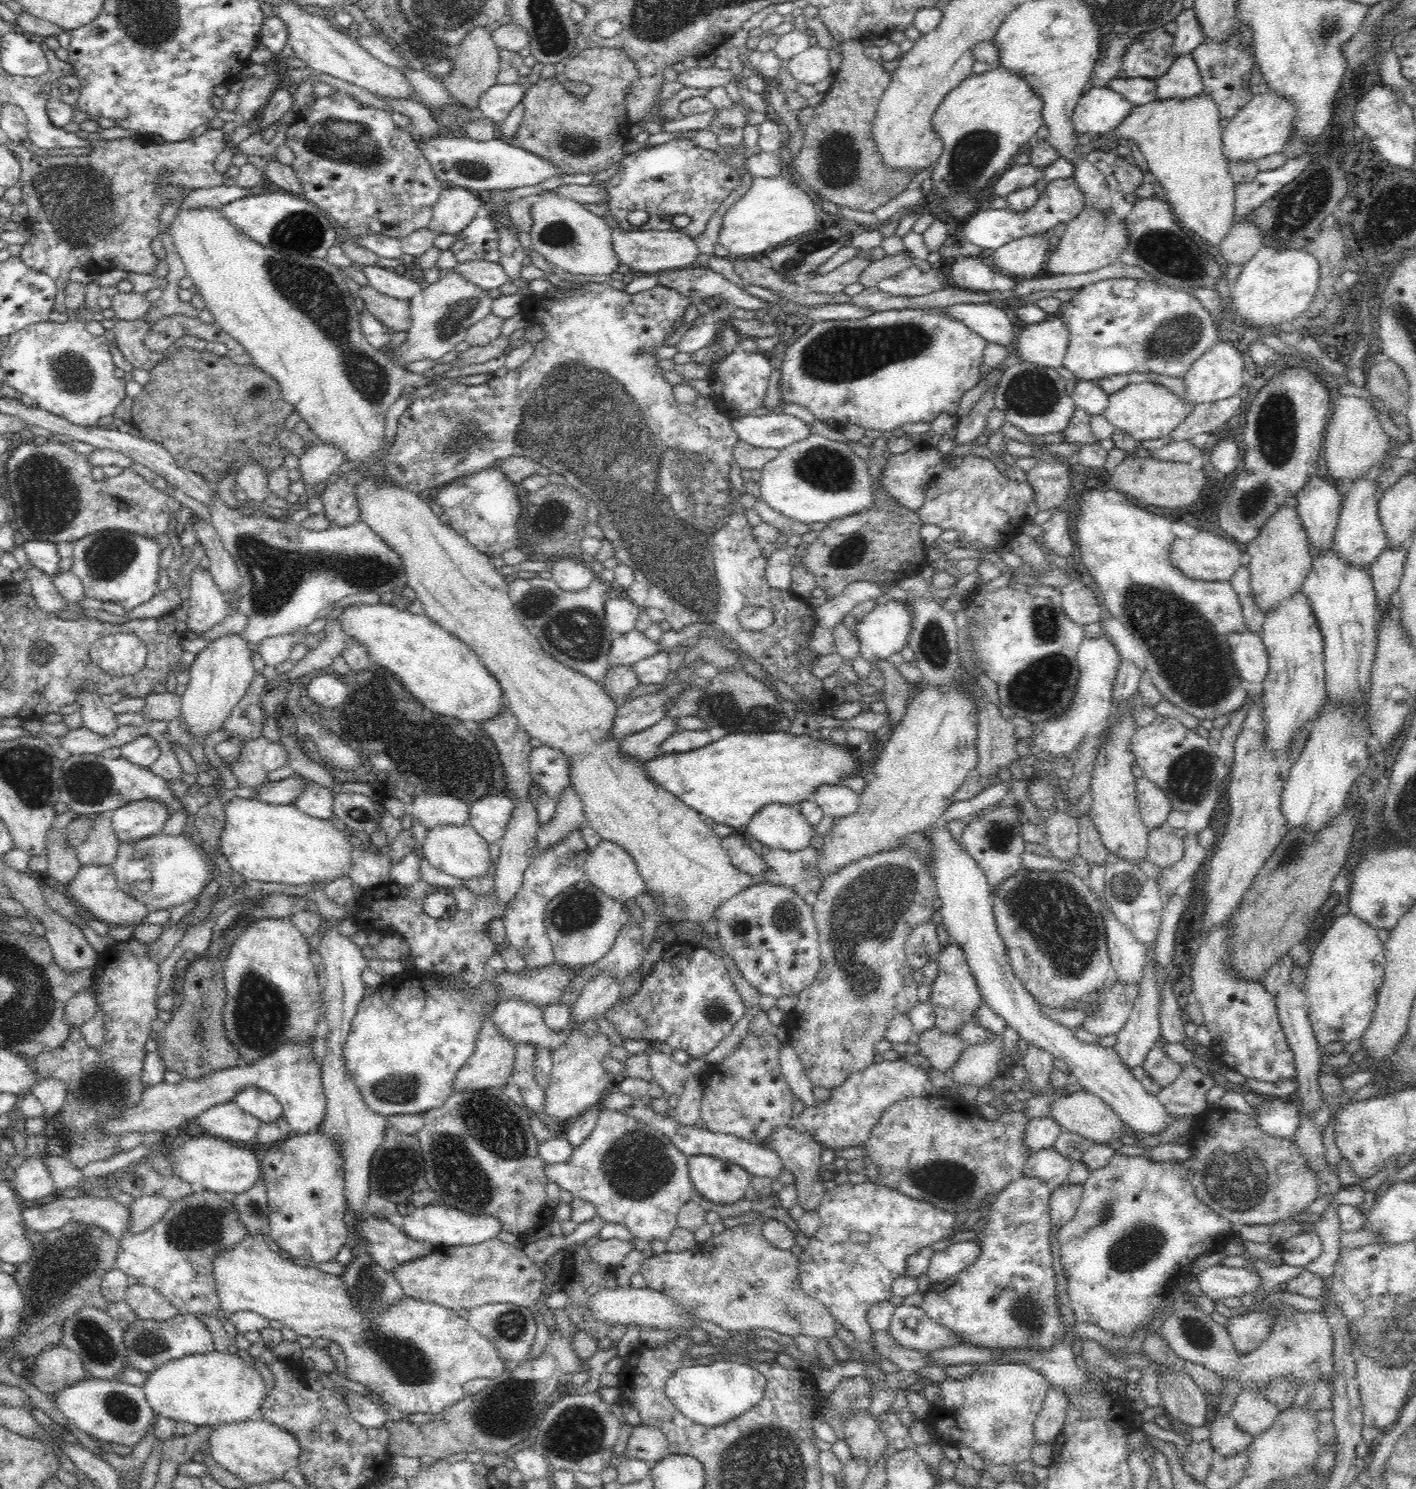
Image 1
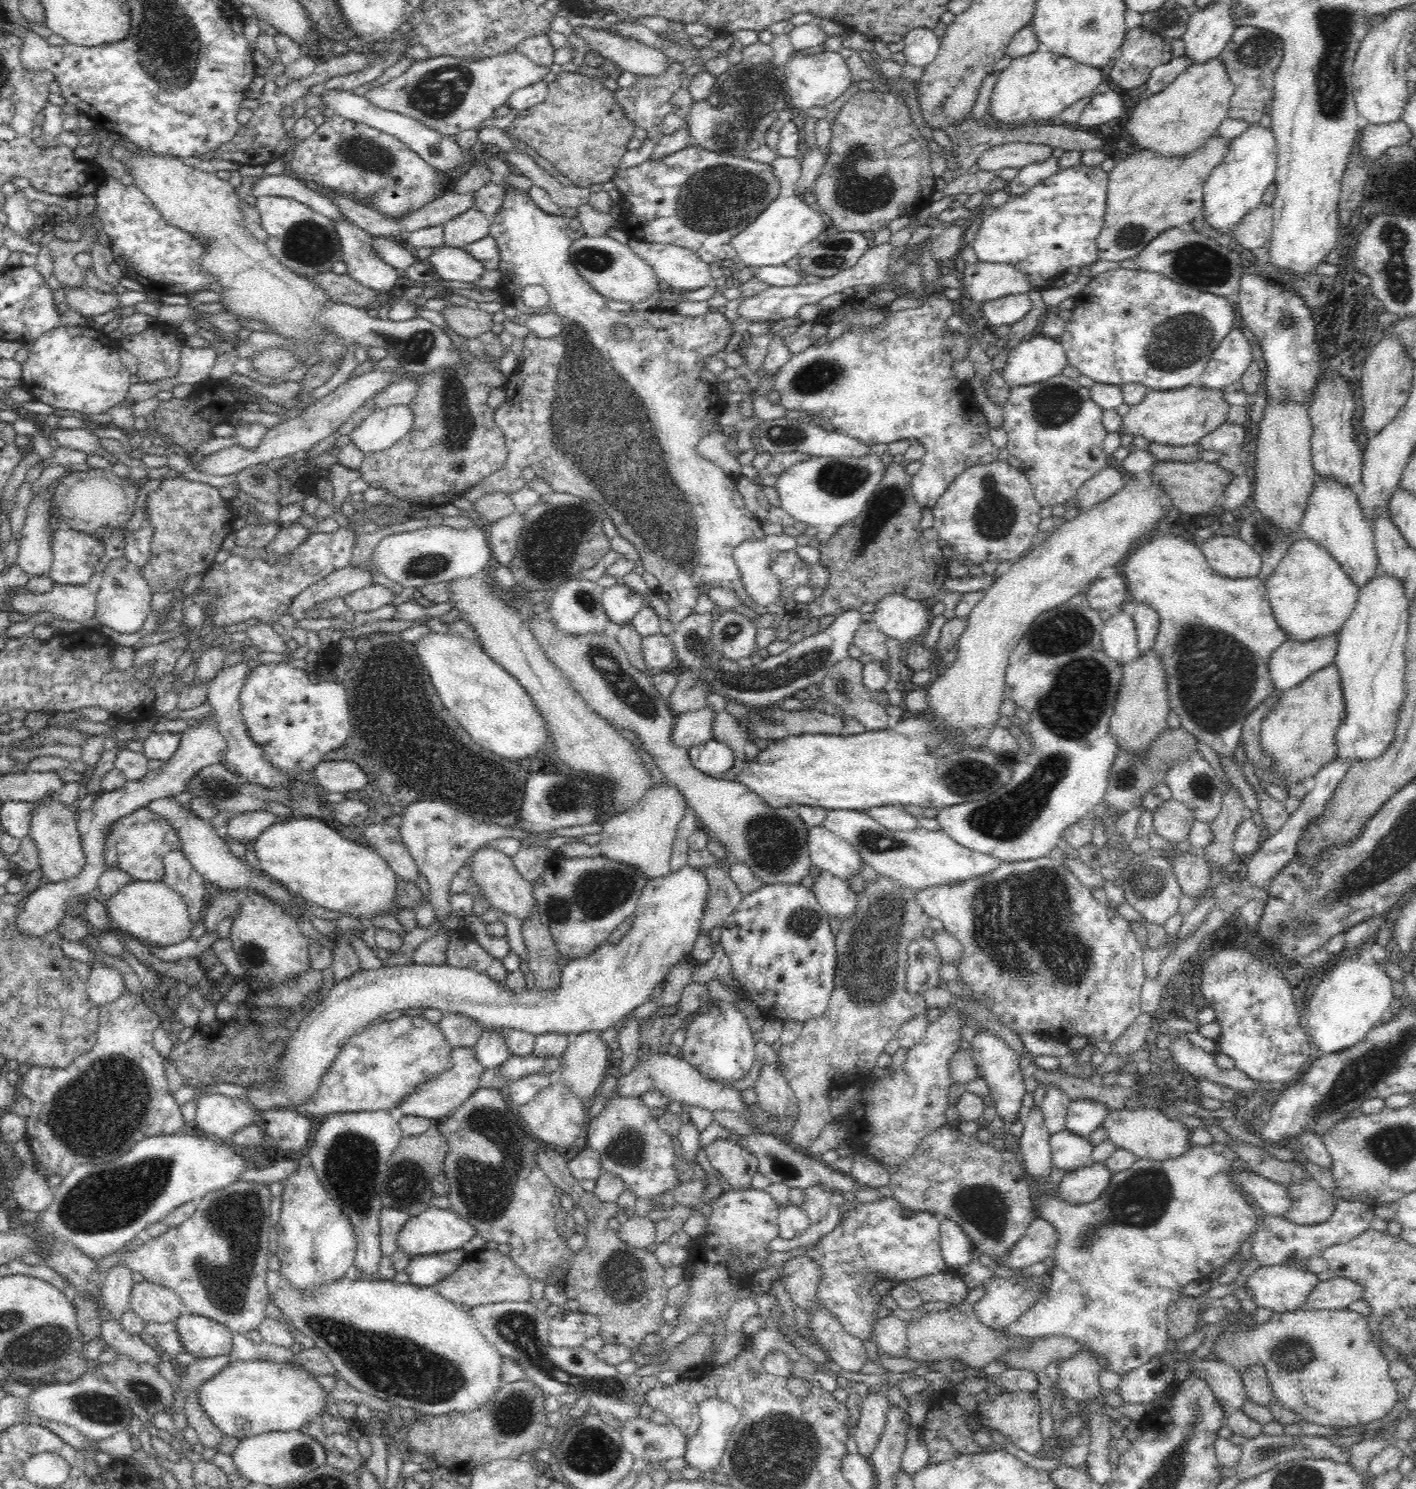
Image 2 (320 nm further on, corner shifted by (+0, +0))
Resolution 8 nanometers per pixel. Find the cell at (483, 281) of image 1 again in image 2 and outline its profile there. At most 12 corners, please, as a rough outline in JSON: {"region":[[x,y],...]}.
{"region":[[443,245],[428,258],[435,276],[476,282],[485,271],[465,249]]}

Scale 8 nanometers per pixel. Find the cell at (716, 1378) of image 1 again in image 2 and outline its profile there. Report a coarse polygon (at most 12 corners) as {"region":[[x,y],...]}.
{"region":[[728,1401],[701,1404],[699,1430],[683,1457],[718,1468],[741,1414]]}

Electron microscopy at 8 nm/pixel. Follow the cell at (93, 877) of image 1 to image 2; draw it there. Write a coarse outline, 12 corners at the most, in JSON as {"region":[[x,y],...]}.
{"region":[[132,881],[103,899],[112,927],[154,946],[194,928],[179,892]]}

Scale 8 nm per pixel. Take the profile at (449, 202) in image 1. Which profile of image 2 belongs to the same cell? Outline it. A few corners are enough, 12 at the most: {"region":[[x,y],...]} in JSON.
{"region":[[467,210],[444,225],[444,245],[465,249],[489,236],[483,212]]}

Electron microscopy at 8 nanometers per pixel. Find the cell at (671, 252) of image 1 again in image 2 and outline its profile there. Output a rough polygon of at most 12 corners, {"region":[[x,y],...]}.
{"region":[[630,238],[669,290],[715,286],[710,267],[675,245]]}

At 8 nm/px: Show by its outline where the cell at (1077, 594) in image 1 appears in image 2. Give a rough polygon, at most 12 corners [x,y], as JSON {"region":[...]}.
{"region":[[1118,570],[1084,595],[1090,608],[1114,611],[1130,600]]}

